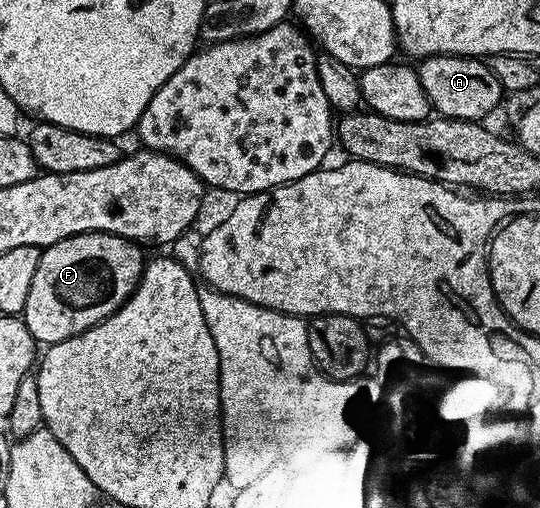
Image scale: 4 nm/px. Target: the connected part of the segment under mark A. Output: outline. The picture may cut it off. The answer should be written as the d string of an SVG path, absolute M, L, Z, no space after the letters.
M439 54L423 59L418 73L422 80L422 90L426 92L428 103L442 118L460 118L462 121L484 120L488 113L506 94L505 88L494 76L487 61L470 58L463 54Z

